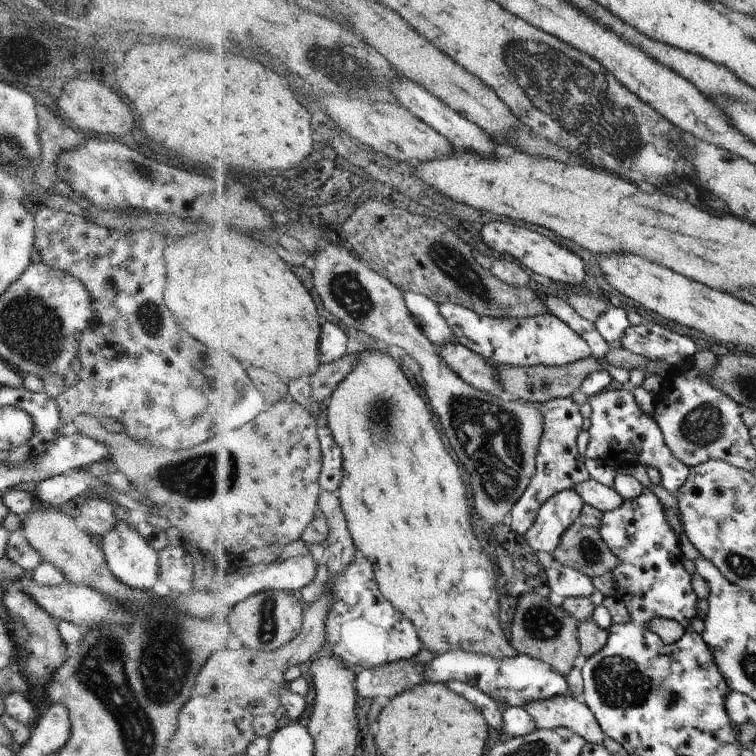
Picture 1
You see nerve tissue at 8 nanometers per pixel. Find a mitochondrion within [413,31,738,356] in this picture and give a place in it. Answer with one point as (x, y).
(587, 102)

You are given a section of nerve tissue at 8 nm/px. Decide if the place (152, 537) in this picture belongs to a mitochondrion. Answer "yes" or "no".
no

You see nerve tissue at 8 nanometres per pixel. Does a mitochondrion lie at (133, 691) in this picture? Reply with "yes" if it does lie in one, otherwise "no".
yes

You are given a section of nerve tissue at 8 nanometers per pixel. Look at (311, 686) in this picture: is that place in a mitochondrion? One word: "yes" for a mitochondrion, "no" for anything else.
no

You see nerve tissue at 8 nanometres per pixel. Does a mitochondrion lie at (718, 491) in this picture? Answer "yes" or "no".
no

